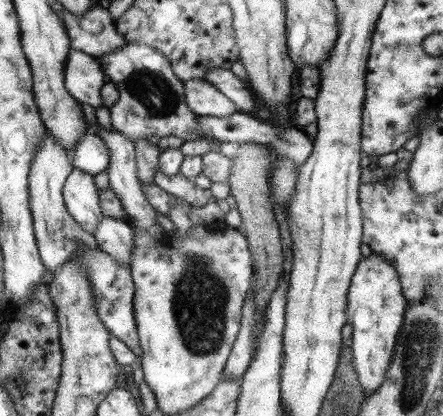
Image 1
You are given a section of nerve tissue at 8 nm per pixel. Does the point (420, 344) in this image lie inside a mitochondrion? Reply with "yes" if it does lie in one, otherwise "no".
yes

